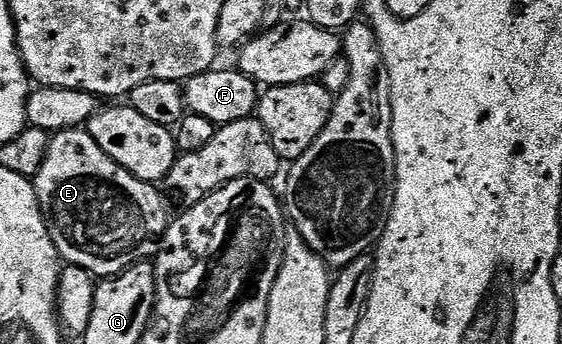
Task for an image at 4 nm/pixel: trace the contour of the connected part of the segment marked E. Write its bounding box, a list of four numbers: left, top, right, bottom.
[33,128,169,280]

